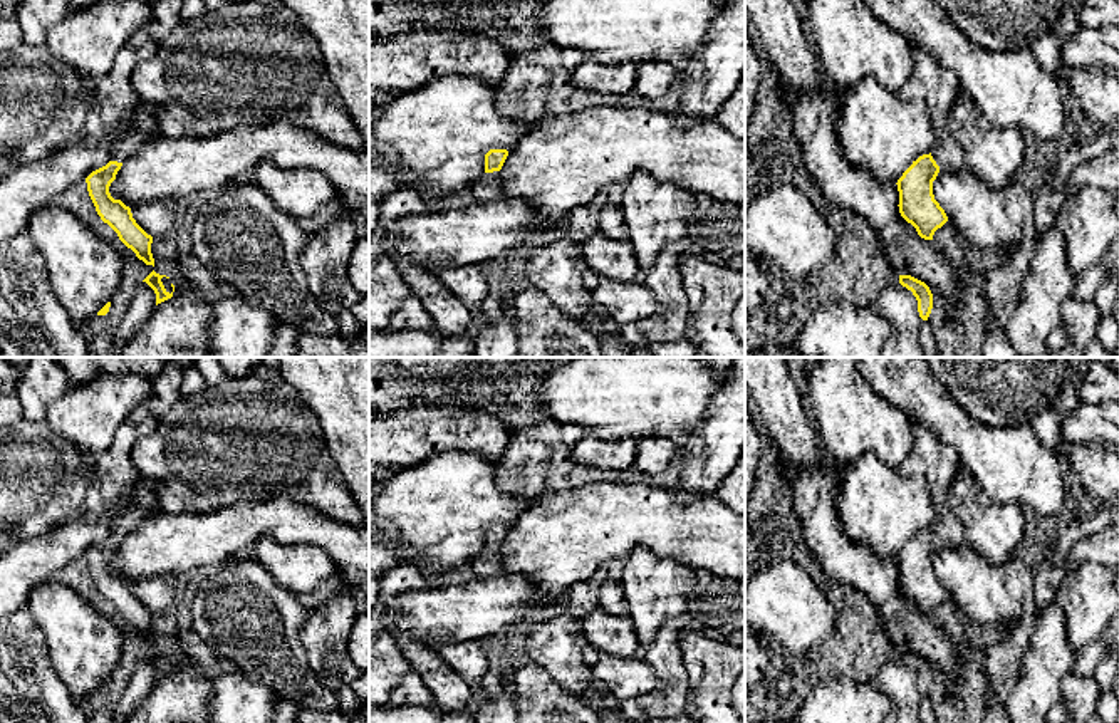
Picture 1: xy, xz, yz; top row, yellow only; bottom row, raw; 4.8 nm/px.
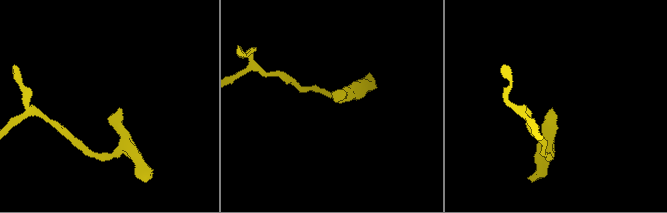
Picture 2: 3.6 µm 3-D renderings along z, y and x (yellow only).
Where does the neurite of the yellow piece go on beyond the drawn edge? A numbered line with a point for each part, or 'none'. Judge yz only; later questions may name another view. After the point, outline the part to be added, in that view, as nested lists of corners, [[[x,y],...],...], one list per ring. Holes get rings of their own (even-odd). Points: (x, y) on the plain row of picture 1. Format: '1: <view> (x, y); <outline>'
1: yz (933, 462); [[[914,418],[914,448],[899,466],[906,476],[919,476],[926,481],[938,517],[931,525],[931,532],[939,547],[955,549],[965,544],[963,523],[946,510],[958,456],[951,446],[945,446],[938,436]]]

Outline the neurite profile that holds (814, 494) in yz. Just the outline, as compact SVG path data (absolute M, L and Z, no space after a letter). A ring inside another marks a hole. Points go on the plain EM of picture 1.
M780 461L780 473L800 520L802 540L824 574L864 592L893 646L924 658L931 669L950 678L948 693L956 691L965 656L956 653L953 639L933 622L933 617L921 614L901 592L898 560L882 559L871 549L854 544L841 528L837 510L841 468L822 466L807 471Z

